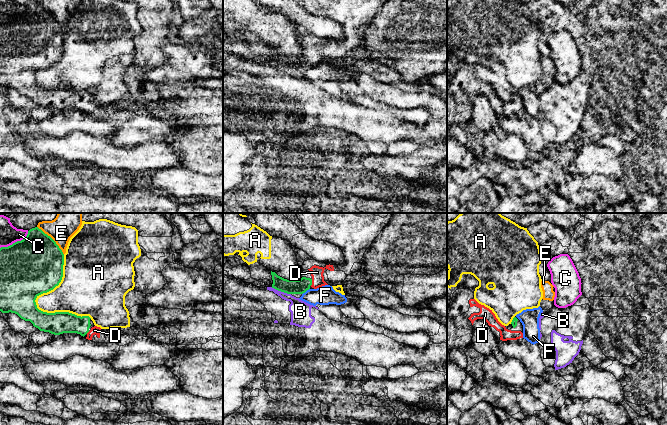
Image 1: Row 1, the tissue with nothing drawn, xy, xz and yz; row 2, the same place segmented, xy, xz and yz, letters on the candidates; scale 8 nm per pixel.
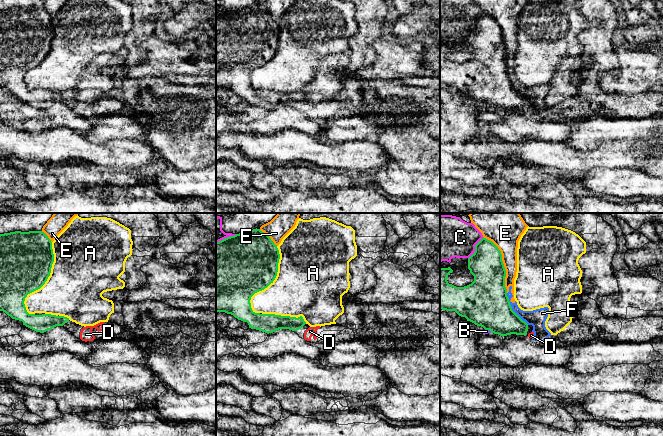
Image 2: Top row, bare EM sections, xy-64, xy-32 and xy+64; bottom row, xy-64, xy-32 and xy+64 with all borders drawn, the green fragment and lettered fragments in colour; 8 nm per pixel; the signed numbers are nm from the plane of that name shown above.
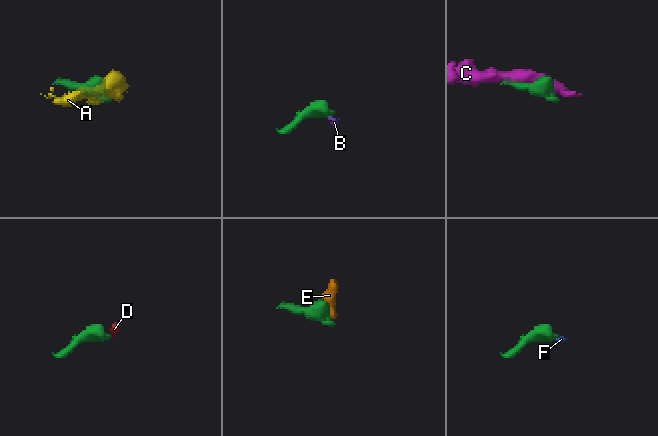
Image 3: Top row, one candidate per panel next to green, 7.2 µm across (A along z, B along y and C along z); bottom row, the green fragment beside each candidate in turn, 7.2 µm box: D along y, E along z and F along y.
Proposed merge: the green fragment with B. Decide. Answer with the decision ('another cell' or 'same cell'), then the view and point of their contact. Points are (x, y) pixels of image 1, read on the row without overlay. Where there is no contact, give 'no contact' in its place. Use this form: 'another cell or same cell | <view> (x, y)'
another cell | xz (281, 67)

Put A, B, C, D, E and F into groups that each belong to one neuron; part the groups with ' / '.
A / B / C / D / E F

